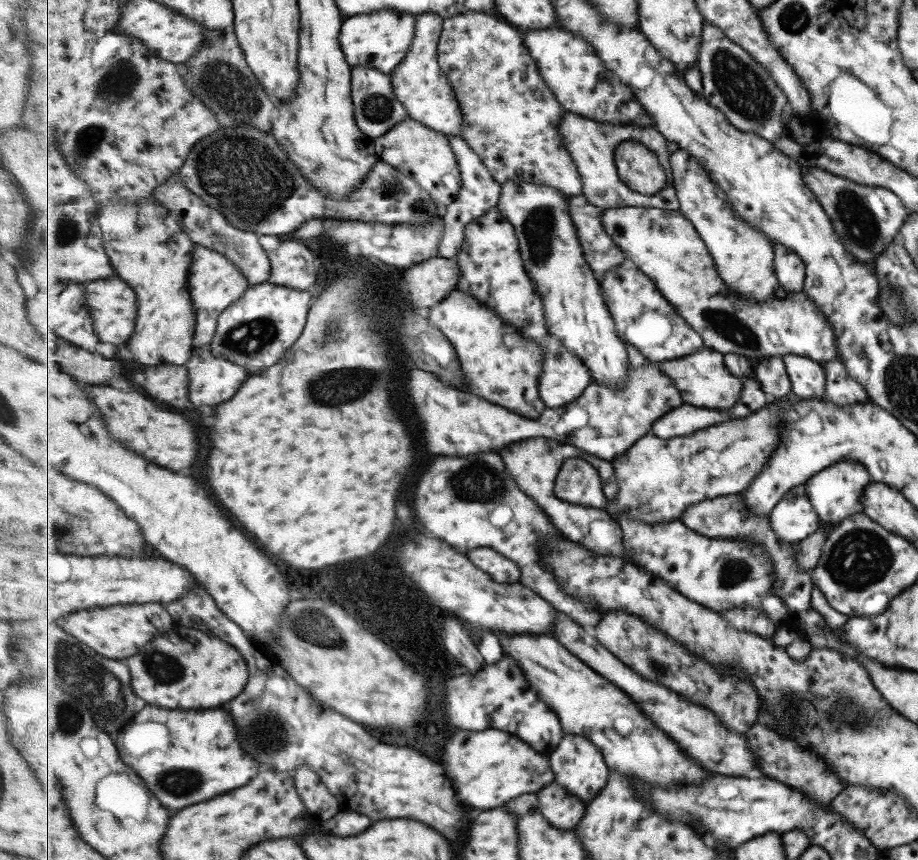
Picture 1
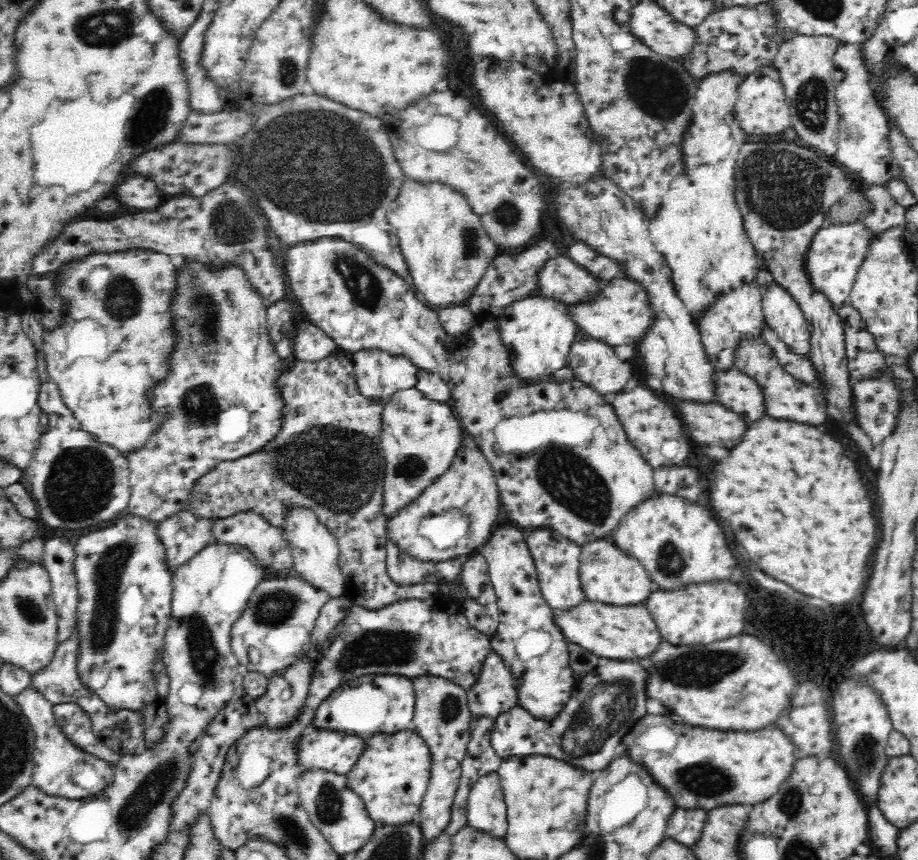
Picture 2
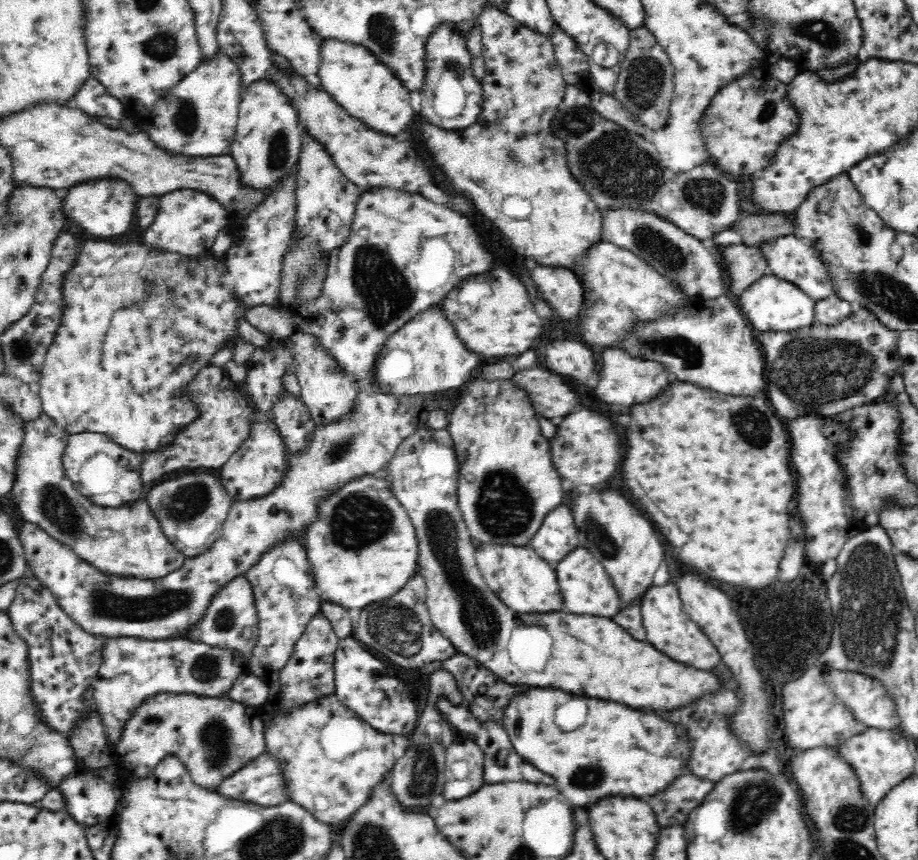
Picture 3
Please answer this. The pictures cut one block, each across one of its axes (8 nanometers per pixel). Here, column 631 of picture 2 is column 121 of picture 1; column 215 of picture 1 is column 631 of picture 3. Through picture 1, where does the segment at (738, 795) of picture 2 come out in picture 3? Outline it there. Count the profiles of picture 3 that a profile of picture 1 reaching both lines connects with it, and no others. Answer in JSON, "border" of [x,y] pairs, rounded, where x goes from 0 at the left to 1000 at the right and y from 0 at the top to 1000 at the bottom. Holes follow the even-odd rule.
{"border":[[[561,798],[551,822],[547,823],[549,847],[562,874],[571,879],[573,886],[603,902],[608,919],[623,930],[623,935],[638,937],[658,926],[711,927],[751,898],[749,884],[754,884],[755,870],[749,867],[747,847],[712,830],[699,830],[678,819],[671,821],[669,816],[651,814],[654,826],[649,823],[649,830],[643,828],[647,835],[641,835],[645,842],[638,840],[617,851],[603,842],[603,830],[608,821],[625,809],[612,802],[566,798]],[[562,800],[573,805],[560,807]]]}

